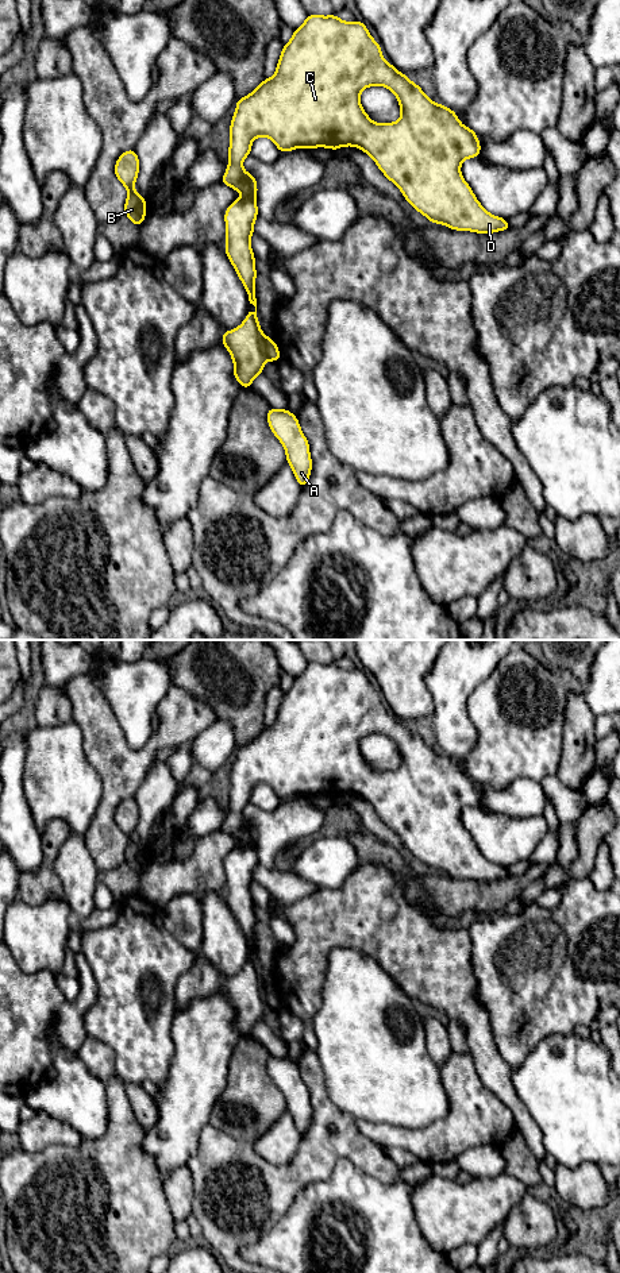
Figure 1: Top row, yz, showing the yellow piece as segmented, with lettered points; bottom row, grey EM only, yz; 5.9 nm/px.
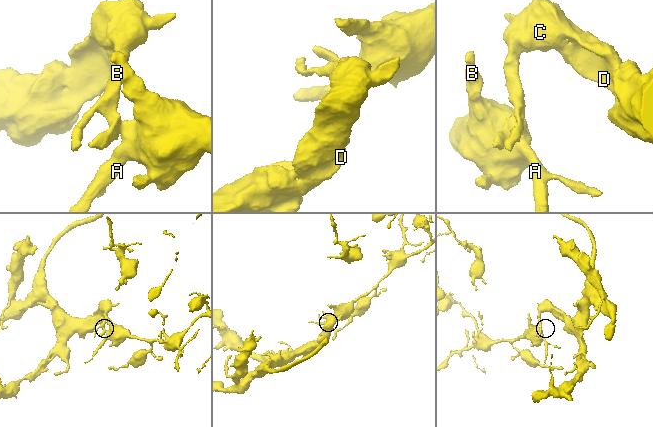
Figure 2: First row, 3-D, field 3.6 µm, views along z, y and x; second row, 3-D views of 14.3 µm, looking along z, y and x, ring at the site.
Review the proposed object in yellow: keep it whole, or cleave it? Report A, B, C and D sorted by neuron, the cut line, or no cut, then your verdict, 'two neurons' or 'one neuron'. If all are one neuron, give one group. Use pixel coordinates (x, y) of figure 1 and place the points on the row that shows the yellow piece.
A B / C D | yz (268, 338), (265, 342), (266, 359) | two neurons

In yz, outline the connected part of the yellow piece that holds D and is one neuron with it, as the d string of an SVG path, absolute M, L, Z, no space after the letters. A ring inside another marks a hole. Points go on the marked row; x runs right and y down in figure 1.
M311 13L305 22L293 31L292 39L282 46L282 53L277 63L276 74L259 84L250 94L236 100L236 109L230 124L228 166L222 178L222 184L238 190L244 197L236 198L224 212L226 221L226 248L224 252L232 263L249 294L249 301L255 306L249 312L244 321L232 331L224 331L222 342L234 360L234 378L249 389L254 378L263 373L267 360L265 342L267 336L261 331L257 316L255 298L255 256L250 244L254 234L254 221L258 217L257 181L255 177L243 170L243 159L251 154L251 143L255 138L267 136L284 154L294 148L339 147L354 146L369 154L384 175L390 180L403 193L404 198L428 221L444 224L455 231L471 231L477 234L493 234L512 228L507 219L490 215L477 200L470 185L461 174L461 163L467 158L478 158L481 144L477 134L465 127L457 113L443 104L434 103L421 88L400 73L392 63L388 63L381 51L381 46L373 39L366 24L358 20L351 23L340 20L335 13L321 16ZM381 85L392 90L401 108L401 116L394 123L374 123L363 111L359 96L365 88Z

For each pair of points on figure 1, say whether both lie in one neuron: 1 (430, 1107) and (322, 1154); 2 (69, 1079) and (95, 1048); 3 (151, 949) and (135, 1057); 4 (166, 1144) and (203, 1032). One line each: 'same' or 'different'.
1: different
2: different
3: same
4: same

